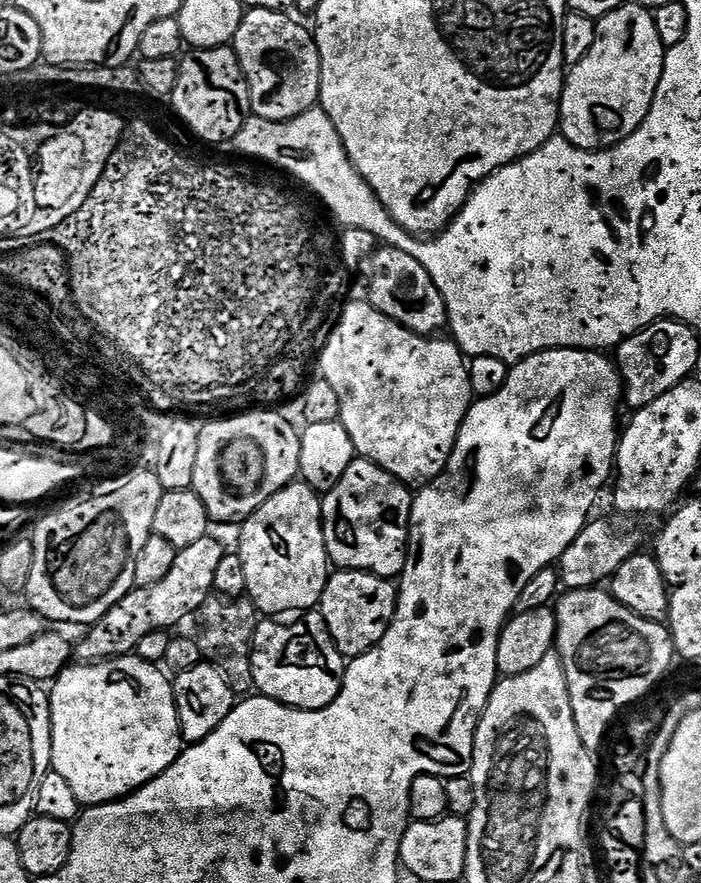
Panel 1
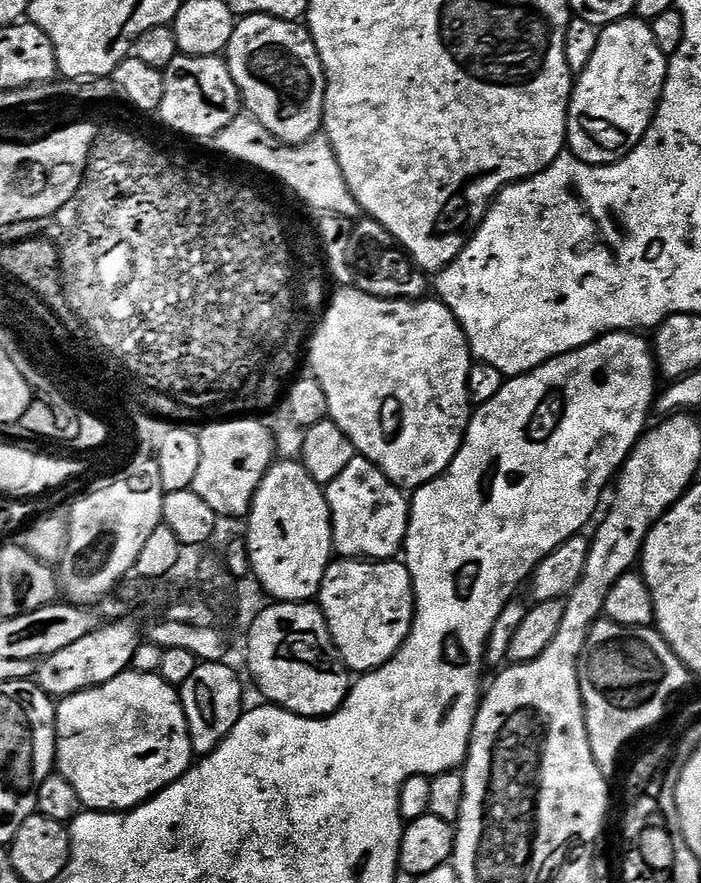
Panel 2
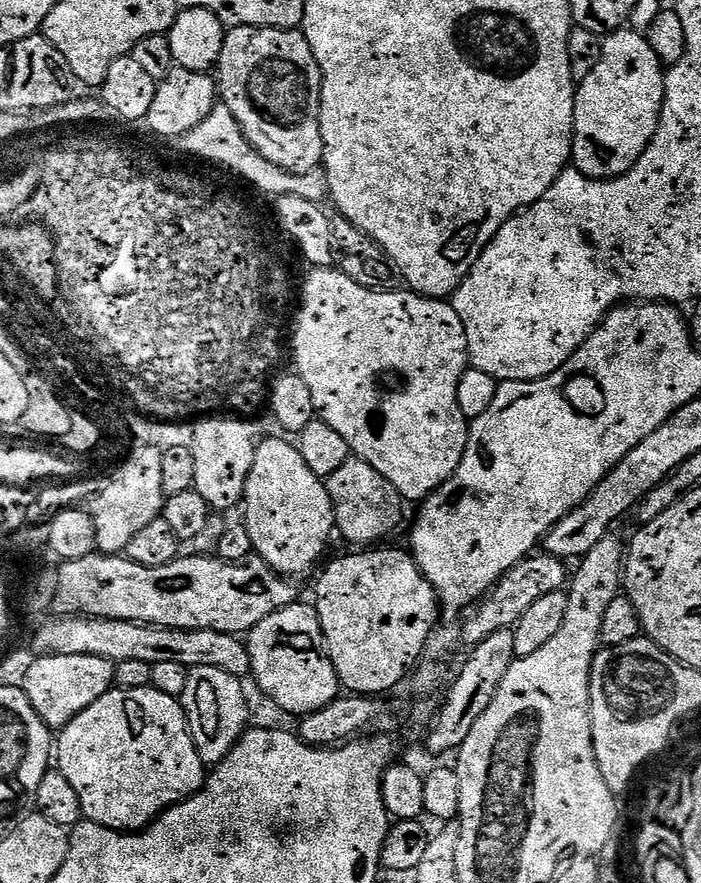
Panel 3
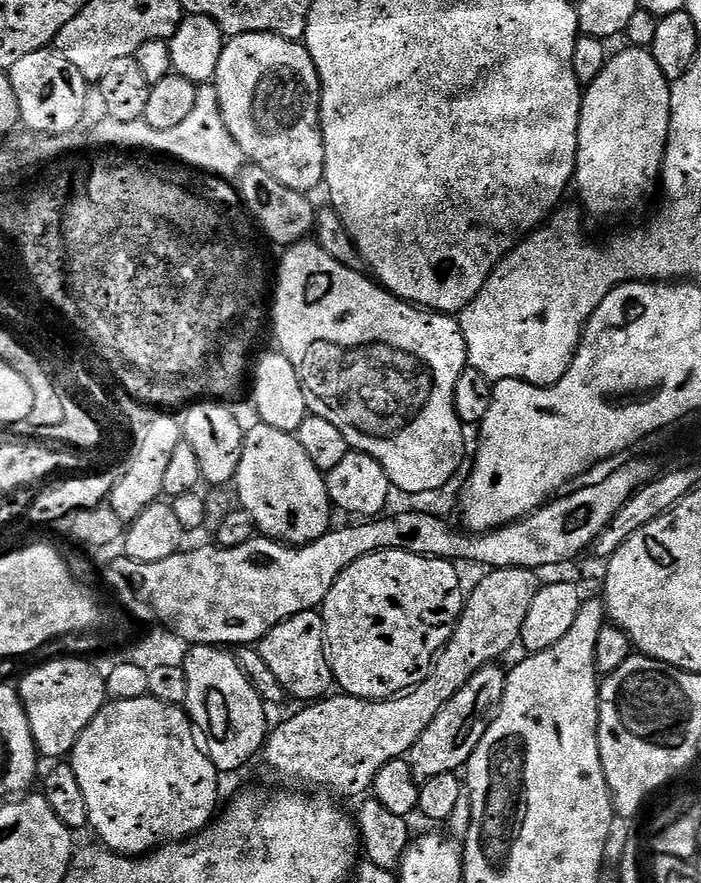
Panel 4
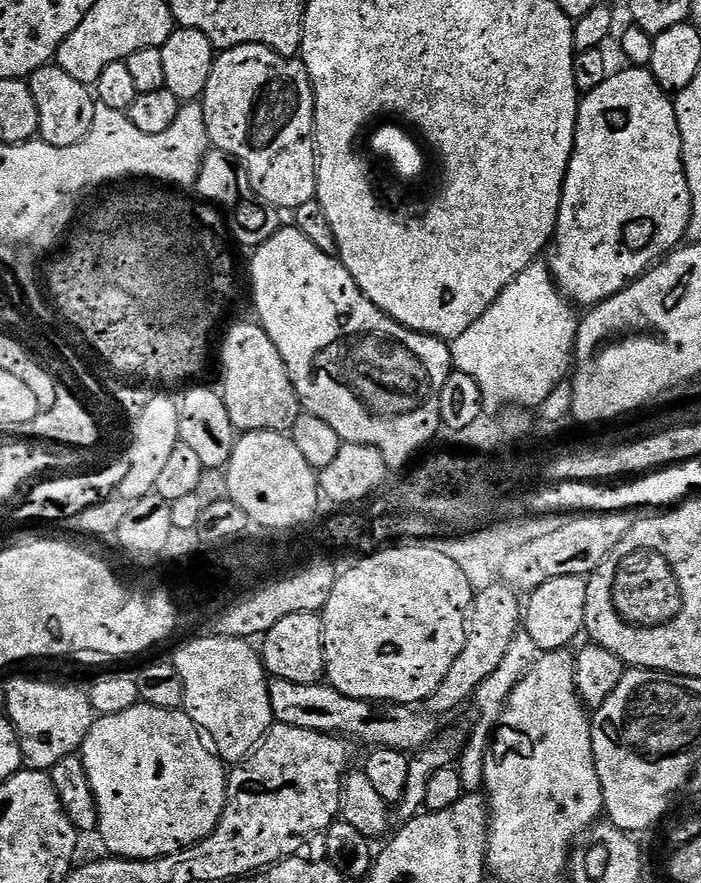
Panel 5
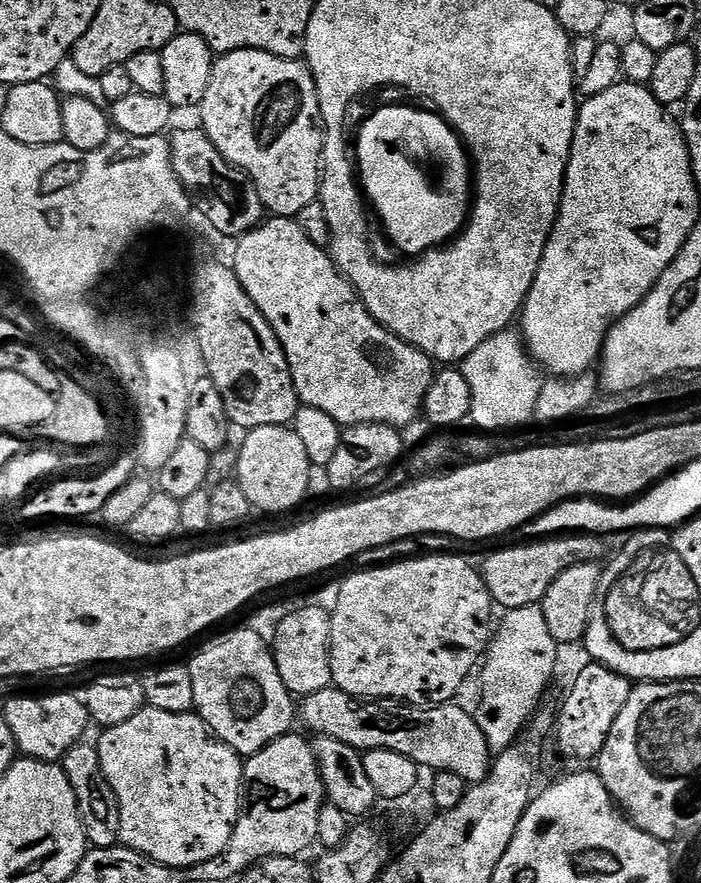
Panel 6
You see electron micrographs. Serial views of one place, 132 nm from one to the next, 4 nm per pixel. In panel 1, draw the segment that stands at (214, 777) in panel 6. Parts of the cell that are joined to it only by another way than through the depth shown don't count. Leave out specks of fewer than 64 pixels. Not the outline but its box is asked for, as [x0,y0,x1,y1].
[48,656,182,806]

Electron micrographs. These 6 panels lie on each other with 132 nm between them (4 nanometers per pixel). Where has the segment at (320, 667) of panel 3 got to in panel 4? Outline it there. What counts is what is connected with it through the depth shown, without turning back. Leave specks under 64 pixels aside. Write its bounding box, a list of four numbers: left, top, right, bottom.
[258,611,333,702]

